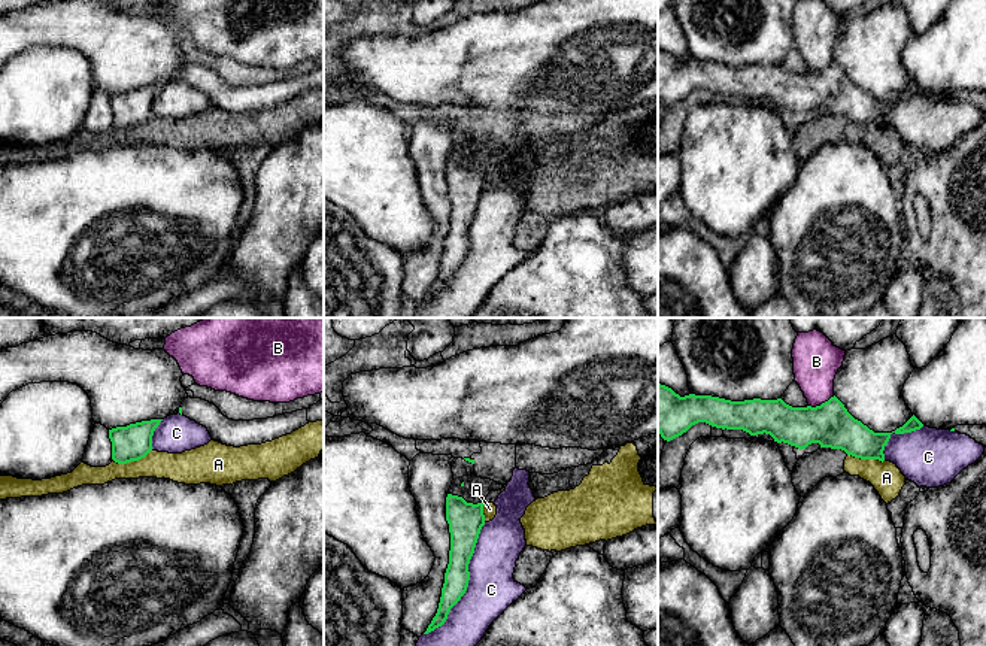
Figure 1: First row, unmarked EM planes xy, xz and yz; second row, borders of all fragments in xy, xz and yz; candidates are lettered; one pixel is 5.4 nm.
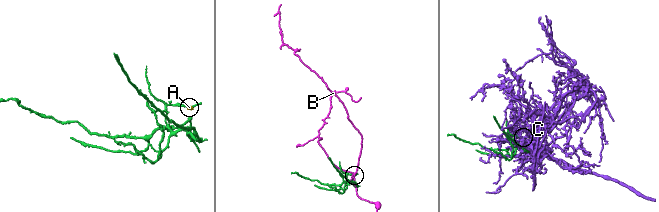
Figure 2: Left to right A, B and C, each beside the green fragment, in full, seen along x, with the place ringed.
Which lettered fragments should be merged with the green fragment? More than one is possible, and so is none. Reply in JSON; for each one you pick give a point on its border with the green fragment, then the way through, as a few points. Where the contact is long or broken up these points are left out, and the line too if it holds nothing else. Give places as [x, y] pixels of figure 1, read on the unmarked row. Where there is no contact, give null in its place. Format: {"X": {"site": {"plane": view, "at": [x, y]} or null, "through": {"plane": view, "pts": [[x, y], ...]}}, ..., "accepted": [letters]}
{"accepted": []}

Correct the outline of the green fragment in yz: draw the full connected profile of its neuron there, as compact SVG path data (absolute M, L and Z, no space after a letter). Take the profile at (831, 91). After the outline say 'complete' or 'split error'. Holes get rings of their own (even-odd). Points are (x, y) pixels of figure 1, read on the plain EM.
M658 49L658 98L667 107L682 101L692 91L706 88L722 95L743 95L750 101L770 100L777 109L788 109L806 115L811 109L820 113L841 115L847 121L861 125L885 127L885 112L892 98L874 98L861 87L855 85L844 70L834 61L820 72L792 73L782 64L731 67L712 61L689 60L680 63L671 54Z; complete

